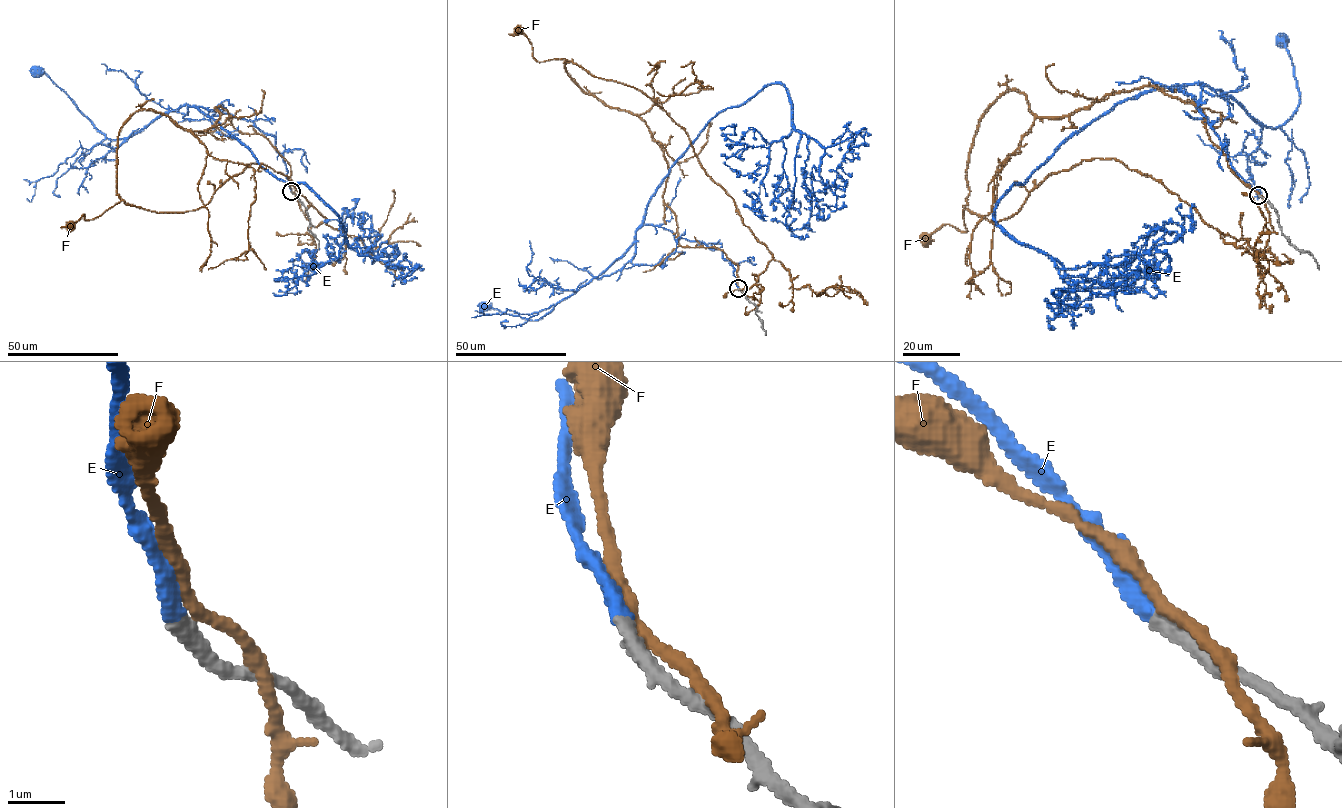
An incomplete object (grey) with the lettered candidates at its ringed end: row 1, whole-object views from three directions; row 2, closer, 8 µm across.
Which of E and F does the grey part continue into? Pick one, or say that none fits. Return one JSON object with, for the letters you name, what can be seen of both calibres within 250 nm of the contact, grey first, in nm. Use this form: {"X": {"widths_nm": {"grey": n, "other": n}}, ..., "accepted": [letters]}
{"E": {"widths_nm": {"grey": 320, "other": 340}}, "accepted": ["E"]}

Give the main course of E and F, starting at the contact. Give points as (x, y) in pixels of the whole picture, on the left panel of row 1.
E: (291, 191), (275, 138), (250, 121), (182, 105), (128, 137), (109, 139), (38, 70)
F: (292, 191), (290, 165), (220, 107), (198, 131), (139, 109), (118, 135), (120, 200), (69, 225)

